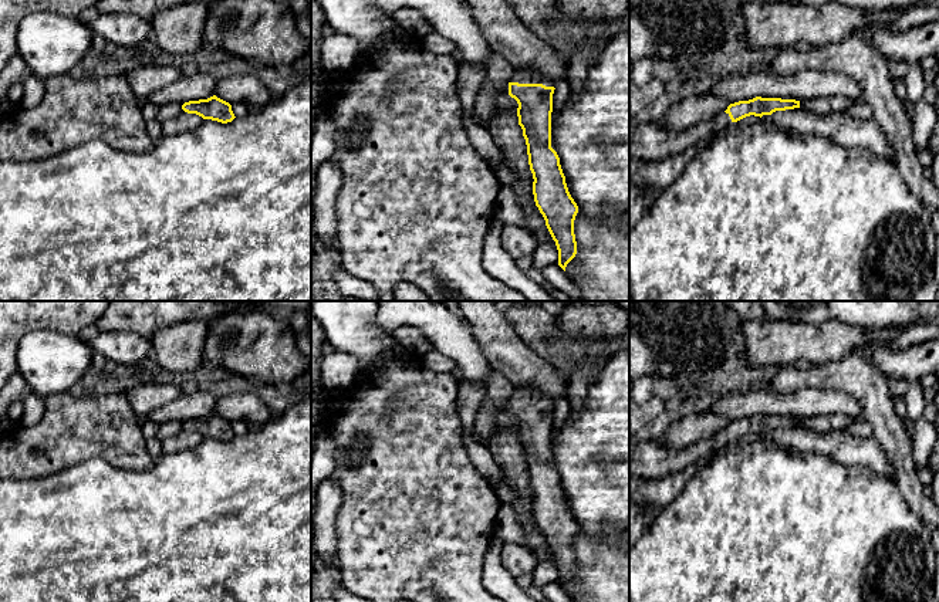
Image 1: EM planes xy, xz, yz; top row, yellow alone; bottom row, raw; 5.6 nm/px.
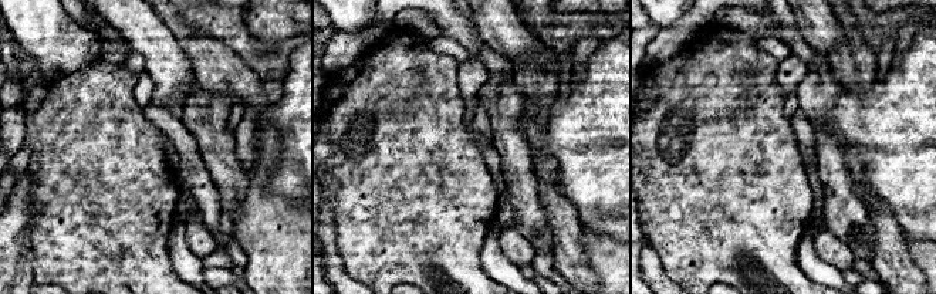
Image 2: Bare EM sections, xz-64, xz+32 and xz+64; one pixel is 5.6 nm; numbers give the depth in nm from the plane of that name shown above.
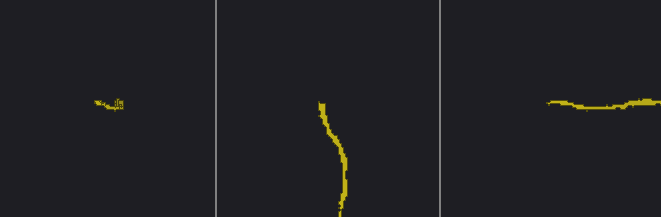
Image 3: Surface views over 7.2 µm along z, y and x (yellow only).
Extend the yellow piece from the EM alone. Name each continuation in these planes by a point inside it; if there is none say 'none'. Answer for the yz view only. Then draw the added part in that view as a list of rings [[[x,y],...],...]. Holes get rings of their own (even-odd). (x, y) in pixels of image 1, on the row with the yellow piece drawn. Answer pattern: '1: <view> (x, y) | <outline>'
1: yz (648, 141) | [[[726,112],[680,132],[663,129],[656,122],[629,122],[629,162],[659,160],[685,152],[698,142],[723,132],[730,124],[732,119]]]

